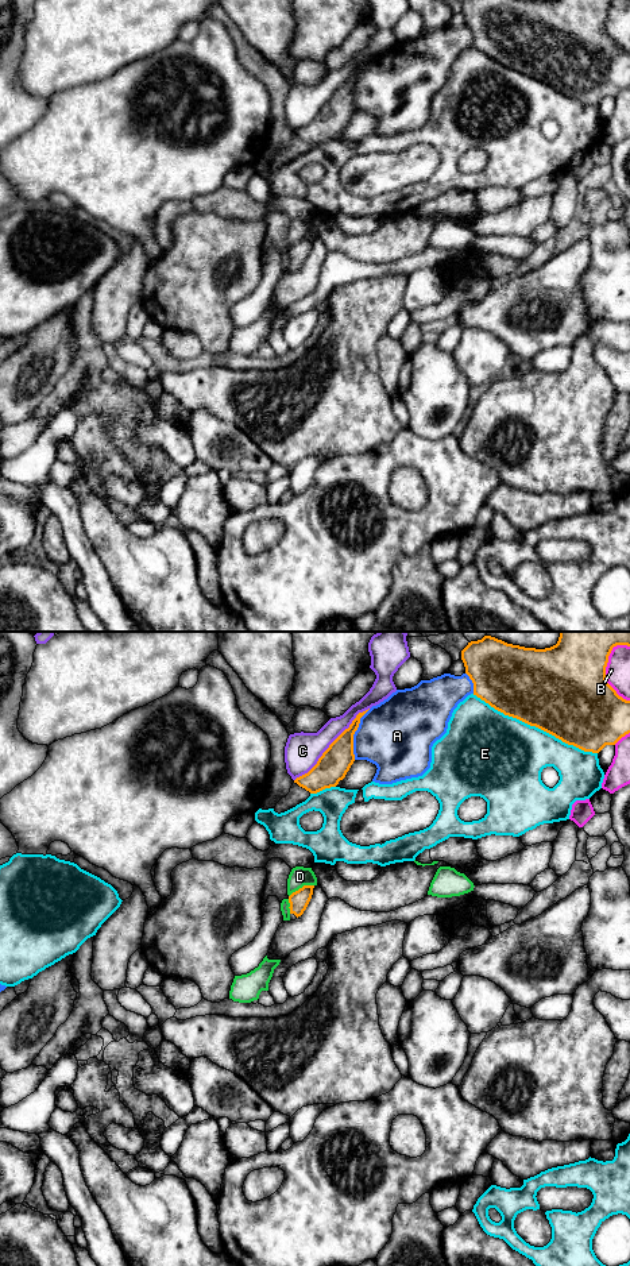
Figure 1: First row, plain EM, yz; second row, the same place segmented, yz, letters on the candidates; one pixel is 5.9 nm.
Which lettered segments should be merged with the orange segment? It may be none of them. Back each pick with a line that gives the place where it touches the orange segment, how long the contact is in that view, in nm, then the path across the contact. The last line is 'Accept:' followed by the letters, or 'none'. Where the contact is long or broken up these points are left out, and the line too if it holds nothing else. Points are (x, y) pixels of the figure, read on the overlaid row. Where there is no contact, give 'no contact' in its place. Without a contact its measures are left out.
Accept: none

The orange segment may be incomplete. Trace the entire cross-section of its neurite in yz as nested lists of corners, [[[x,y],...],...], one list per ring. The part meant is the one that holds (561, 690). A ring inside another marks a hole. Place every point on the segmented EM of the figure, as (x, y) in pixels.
[[[560,632],[556,645],[545,649],[507,644],[491,636],[471,641],[461,651],[474,695],[505,715],[536,726],[568,745],[599,753],[630,733],[630,700],[623,699],[606,680],[606,667],[614,646],[630,646],[630,632]]]

